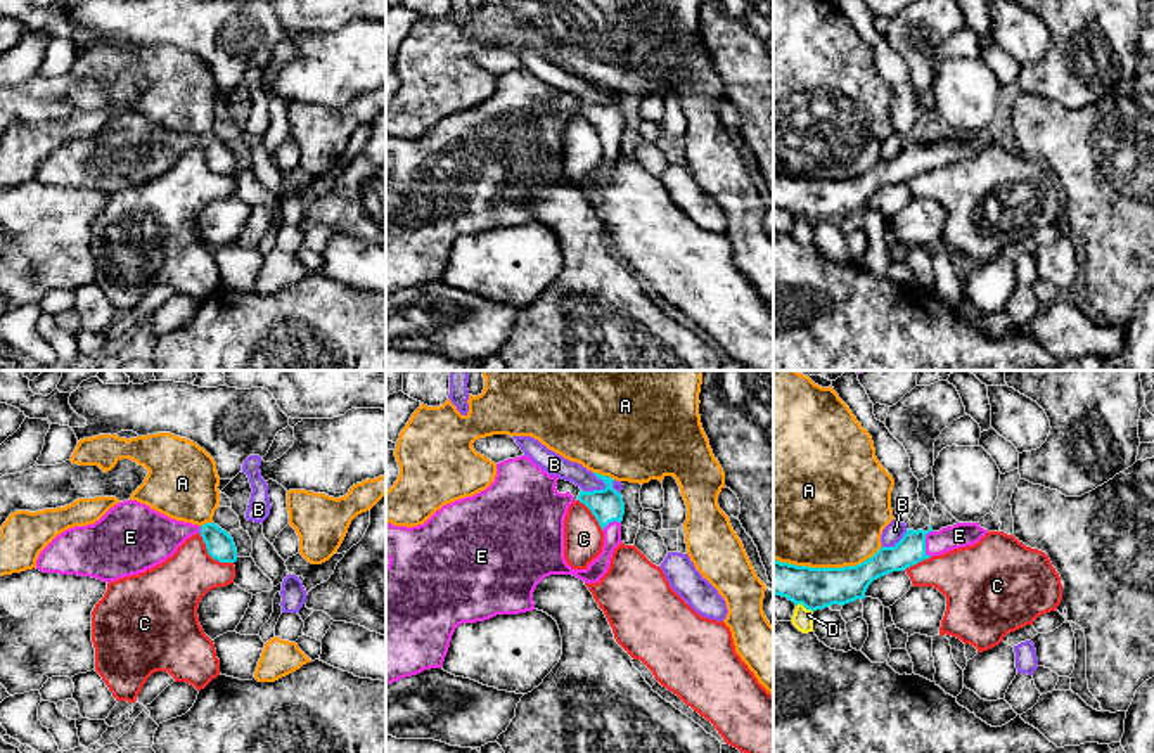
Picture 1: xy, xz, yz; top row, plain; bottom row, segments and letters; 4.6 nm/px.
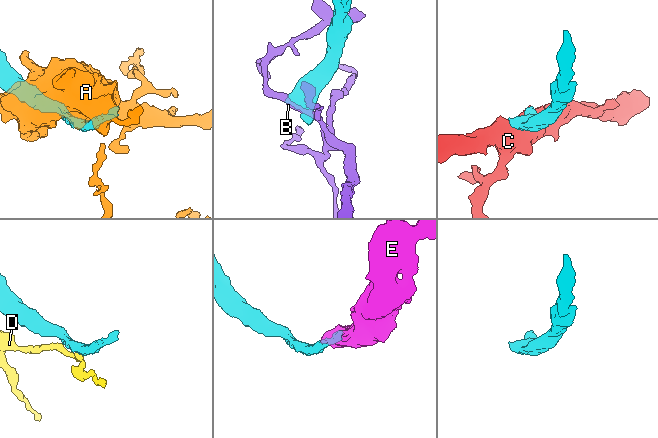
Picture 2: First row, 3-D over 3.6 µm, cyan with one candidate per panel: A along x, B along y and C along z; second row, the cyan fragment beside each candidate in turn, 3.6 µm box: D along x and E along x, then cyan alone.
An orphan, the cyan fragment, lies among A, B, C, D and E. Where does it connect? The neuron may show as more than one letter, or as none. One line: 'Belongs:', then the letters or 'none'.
Belongs: E

